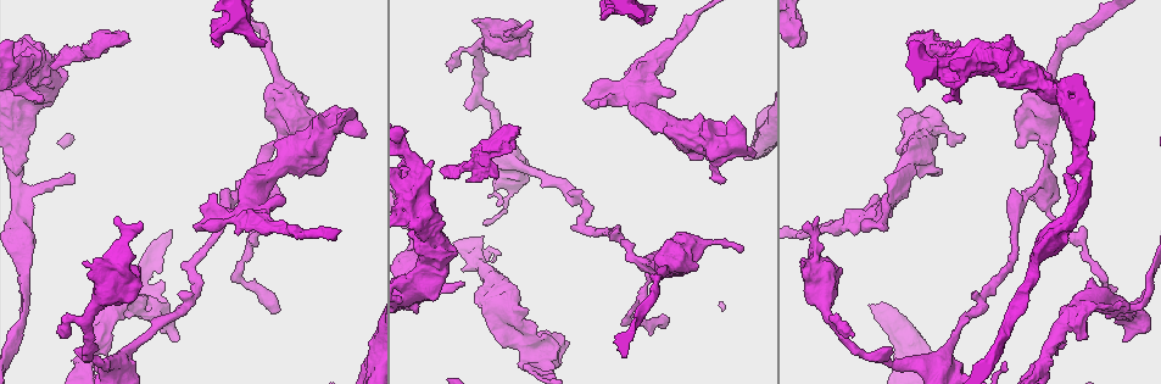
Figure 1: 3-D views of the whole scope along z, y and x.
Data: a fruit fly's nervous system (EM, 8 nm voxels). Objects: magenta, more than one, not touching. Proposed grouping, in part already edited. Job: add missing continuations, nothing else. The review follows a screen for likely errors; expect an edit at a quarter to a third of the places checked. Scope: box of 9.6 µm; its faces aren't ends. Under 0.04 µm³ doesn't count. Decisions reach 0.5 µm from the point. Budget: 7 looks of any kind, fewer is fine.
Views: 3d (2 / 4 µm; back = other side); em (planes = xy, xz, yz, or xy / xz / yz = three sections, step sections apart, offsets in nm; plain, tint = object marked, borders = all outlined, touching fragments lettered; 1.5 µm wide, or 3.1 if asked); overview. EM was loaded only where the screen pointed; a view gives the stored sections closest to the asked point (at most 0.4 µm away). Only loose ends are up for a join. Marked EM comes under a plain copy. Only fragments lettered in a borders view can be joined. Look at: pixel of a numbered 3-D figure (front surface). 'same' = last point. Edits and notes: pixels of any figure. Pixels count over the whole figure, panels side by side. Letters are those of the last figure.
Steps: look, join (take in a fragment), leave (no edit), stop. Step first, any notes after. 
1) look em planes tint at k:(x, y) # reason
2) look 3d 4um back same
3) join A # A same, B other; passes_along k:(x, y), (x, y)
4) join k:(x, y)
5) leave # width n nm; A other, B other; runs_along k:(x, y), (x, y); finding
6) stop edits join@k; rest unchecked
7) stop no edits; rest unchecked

look em xz step 4 tint at 1:(497, 206) # branch stops here

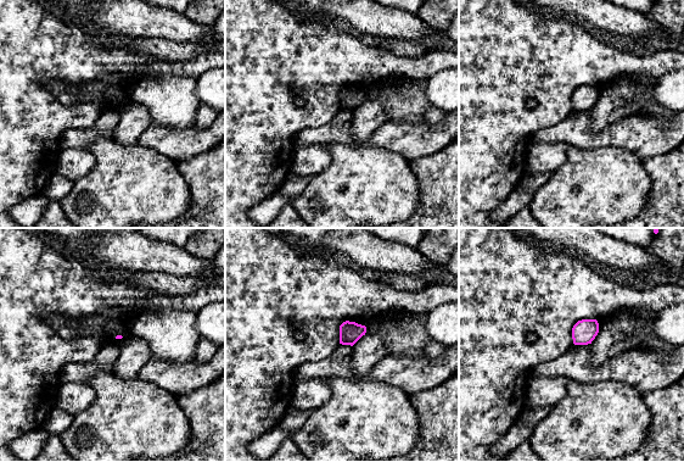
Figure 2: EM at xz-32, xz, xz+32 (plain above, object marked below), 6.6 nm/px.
look em xz step 4 borders same # see the neighbours

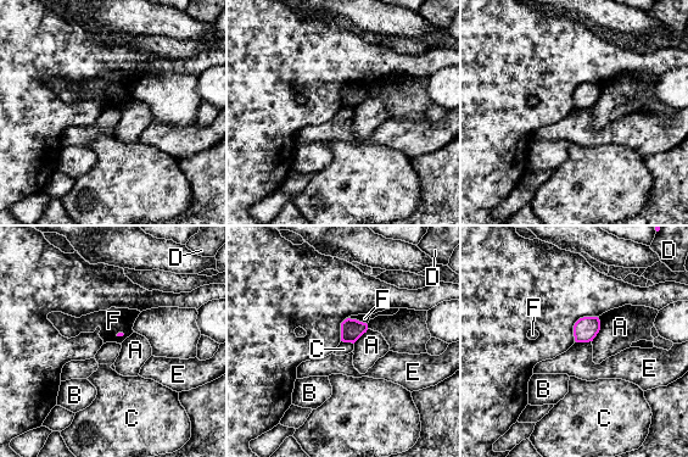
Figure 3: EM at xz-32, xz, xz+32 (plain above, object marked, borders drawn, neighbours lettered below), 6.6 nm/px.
leave # A other, B other, C other, D other, E other, F other; border 3:(341, 340), (353, 344); no lettered fragment goes on from it

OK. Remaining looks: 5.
look em planes borders at 1:(530, 22) # free end

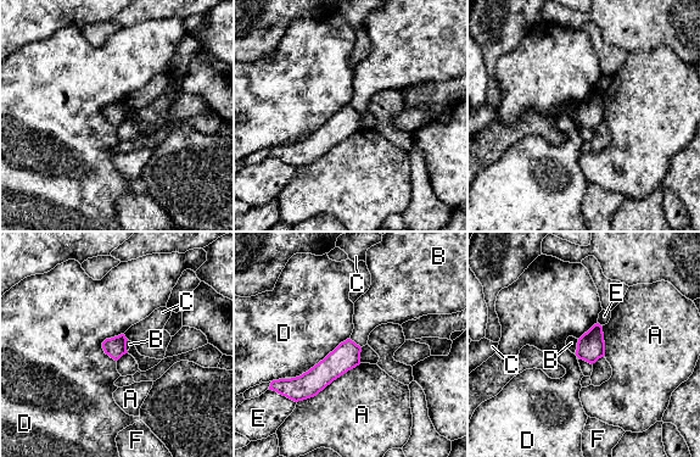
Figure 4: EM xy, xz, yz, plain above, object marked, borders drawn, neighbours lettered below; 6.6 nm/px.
leave # A other, B other, C other, D other, E other, F other; runs_along 4:(357, 349), (308, 385), (289, 386); no lettered fragment goes on from it

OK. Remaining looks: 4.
look em yz step 8 tint at 1:(754, 154) # branch stops here

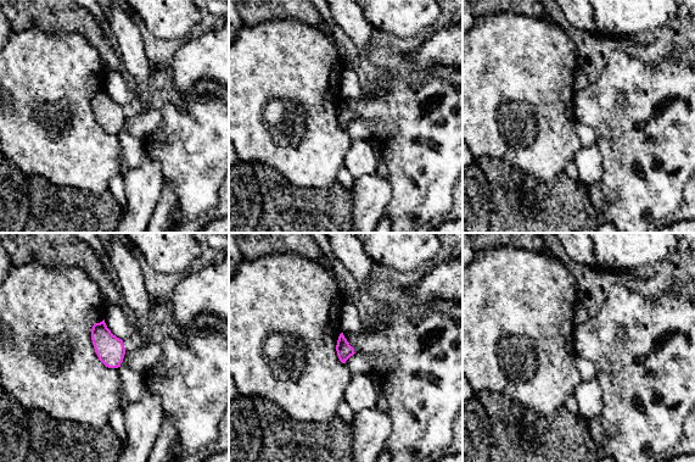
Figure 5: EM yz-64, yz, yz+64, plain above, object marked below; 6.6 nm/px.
look em xz step 8 borders same # cut it another way

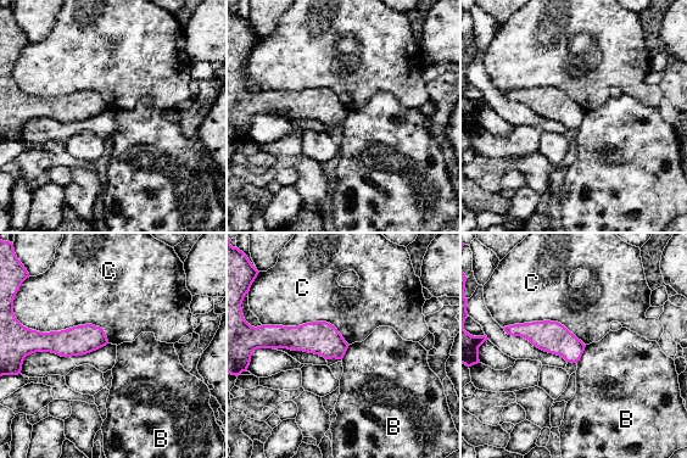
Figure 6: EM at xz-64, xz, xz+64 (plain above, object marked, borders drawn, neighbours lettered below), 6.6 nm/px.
leave # B other, C other; border 6:(586, 345), (576, 362); no lettered fragment goes on from it

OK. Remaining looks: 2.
stop no edits; rest unchecked

